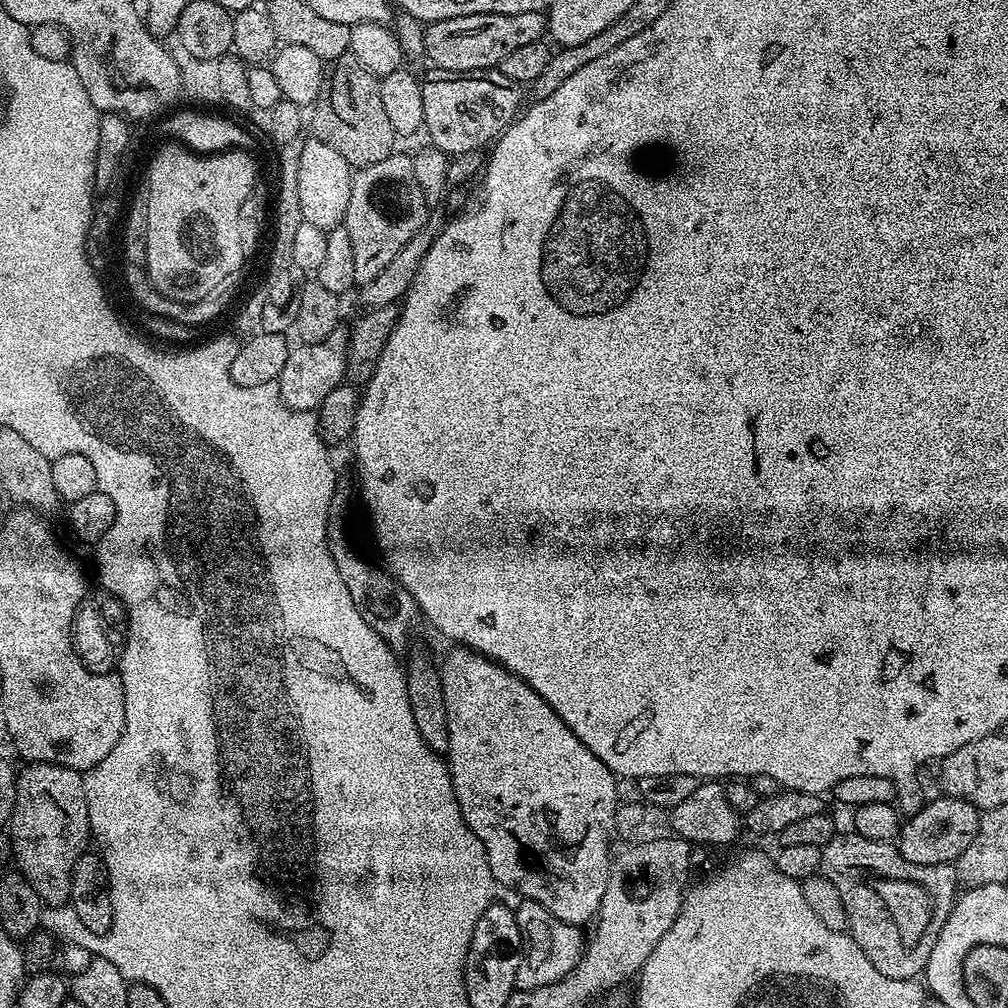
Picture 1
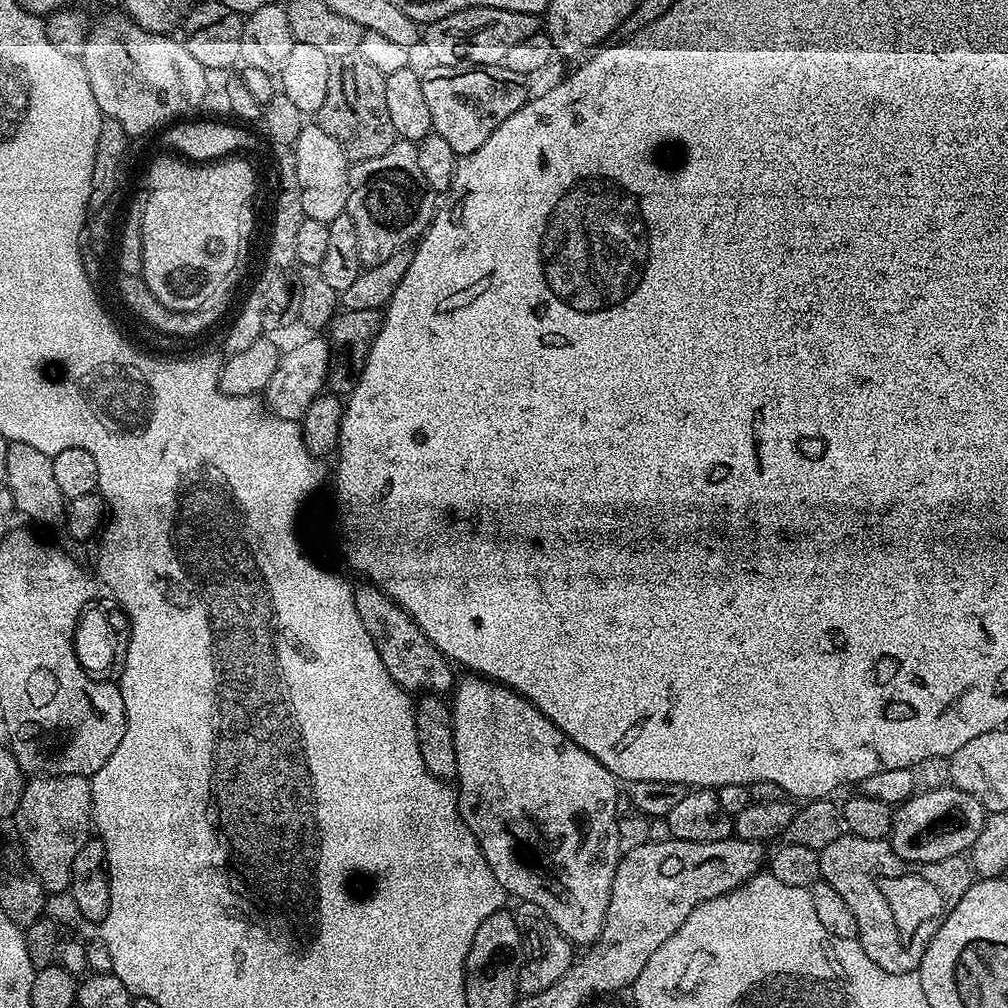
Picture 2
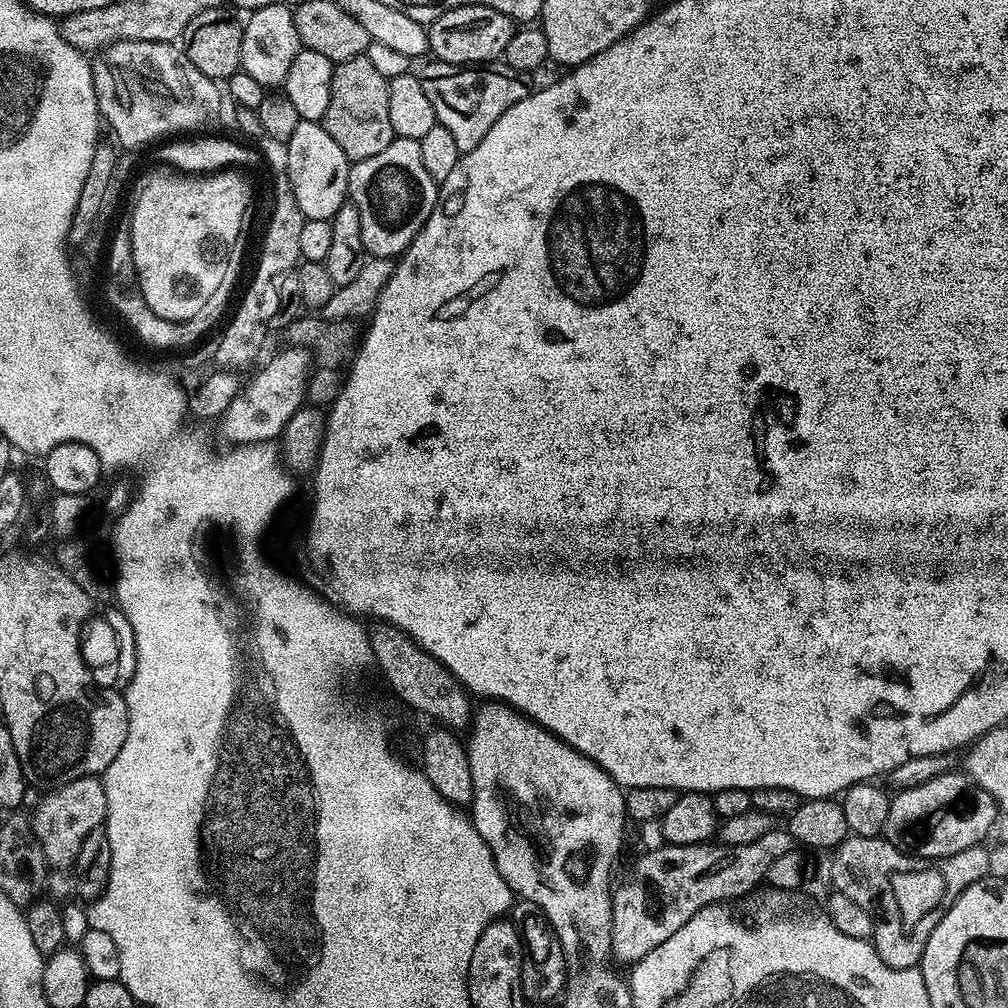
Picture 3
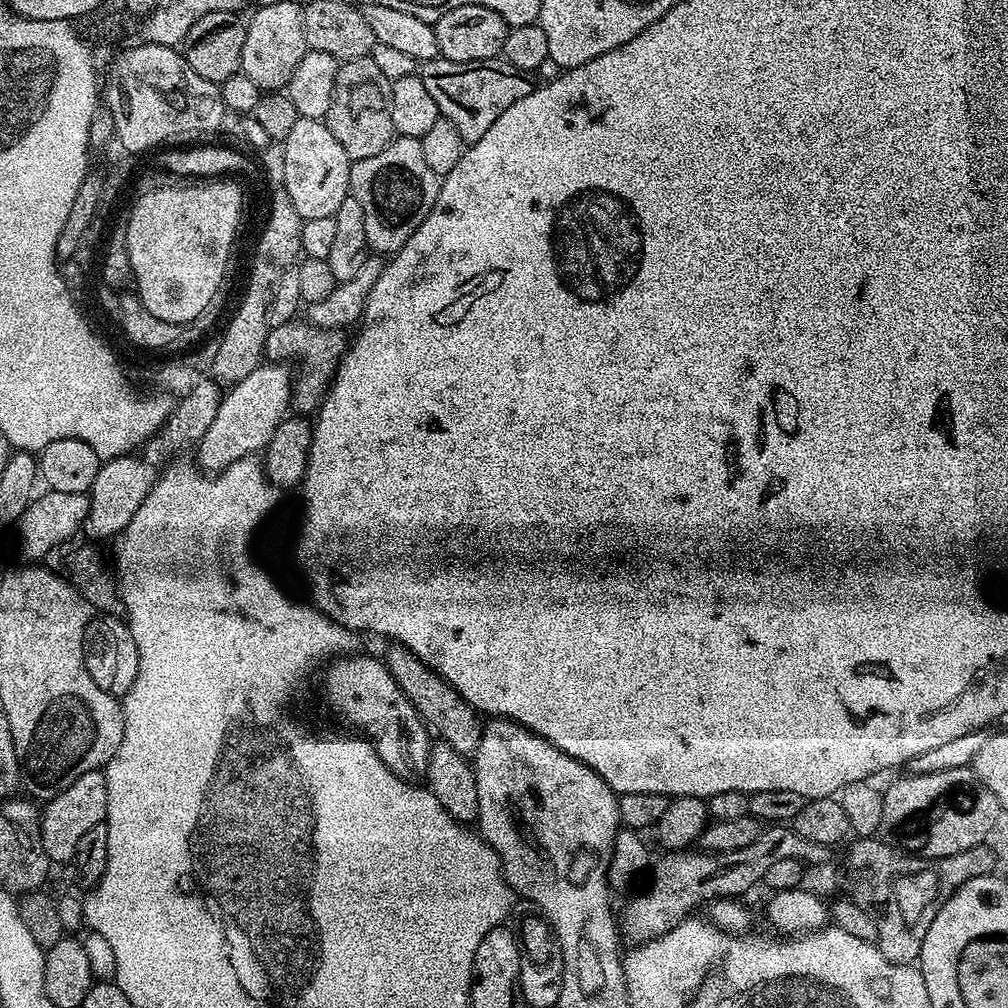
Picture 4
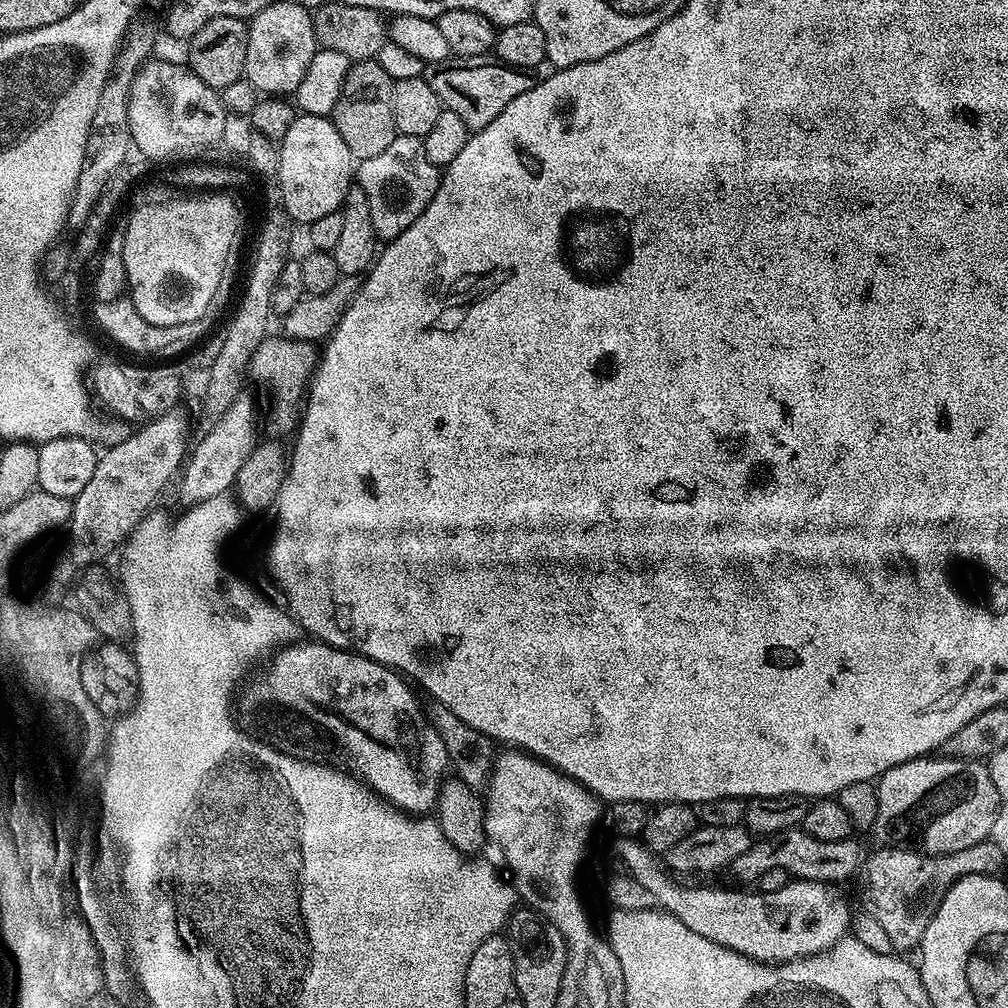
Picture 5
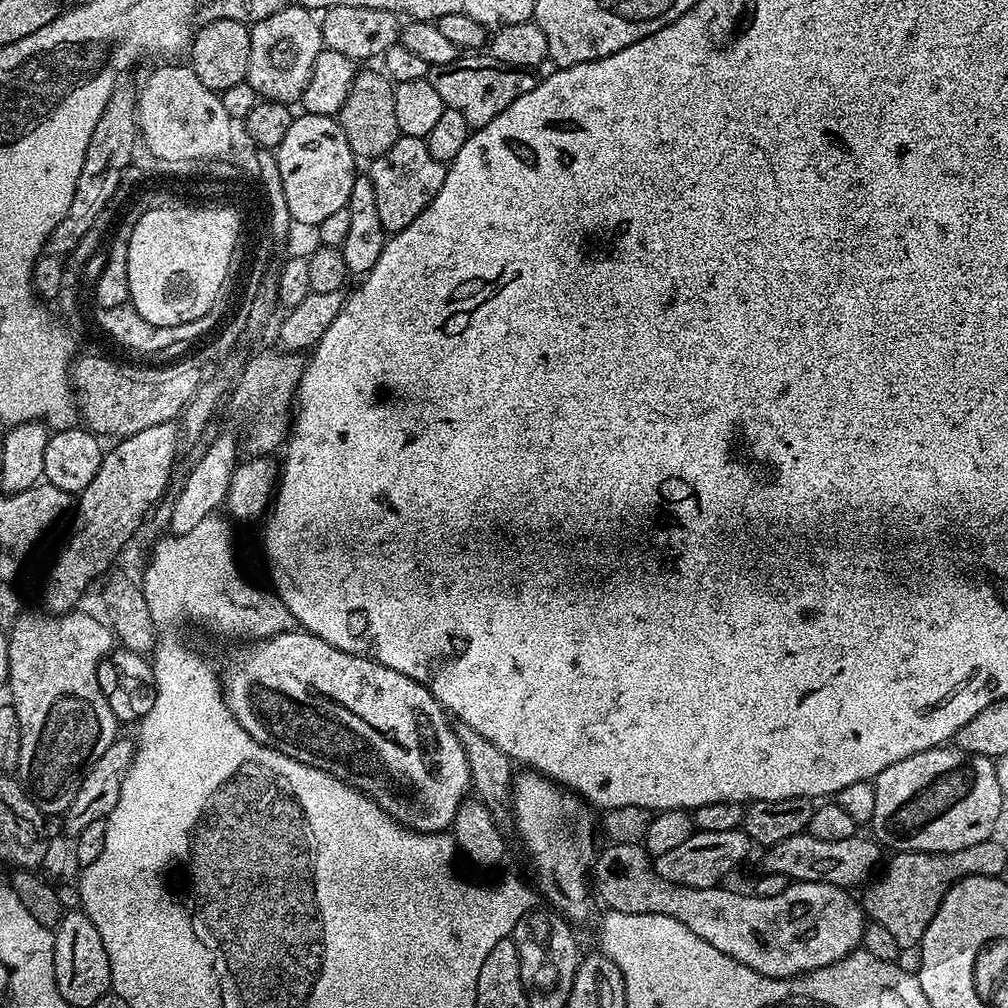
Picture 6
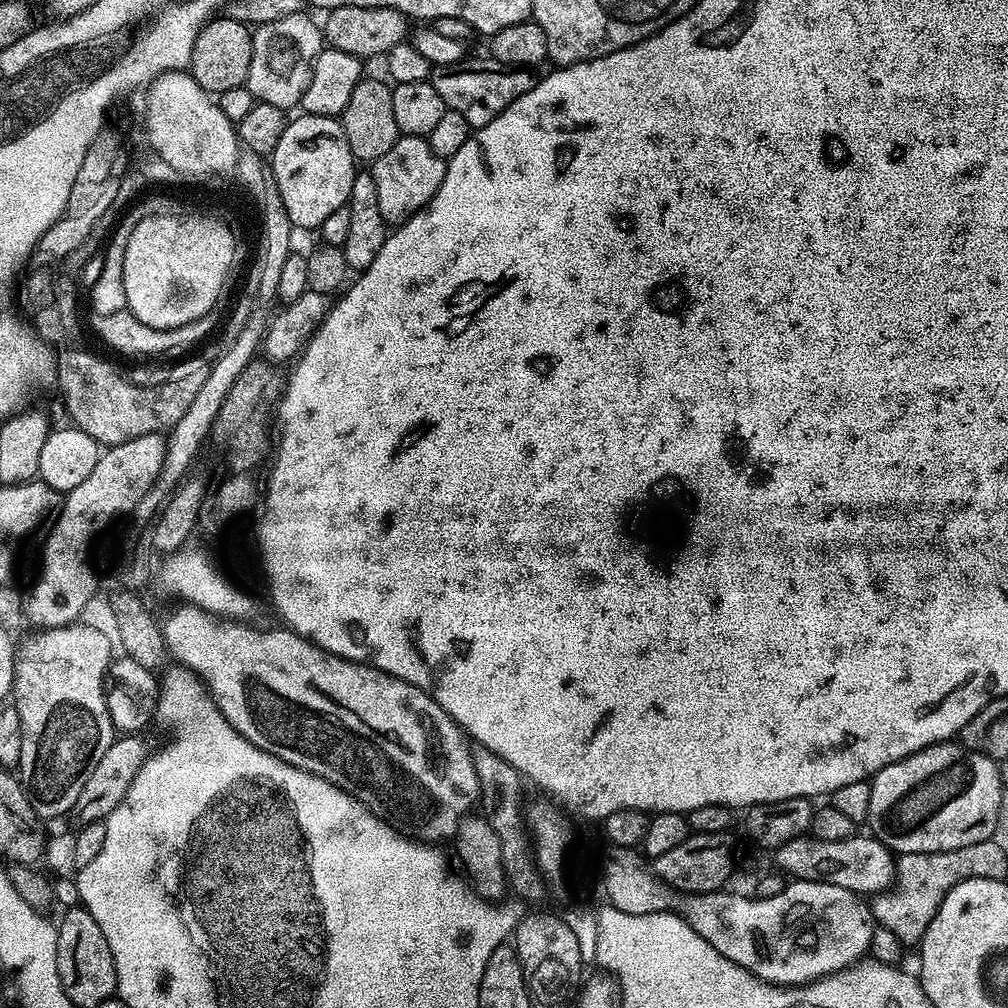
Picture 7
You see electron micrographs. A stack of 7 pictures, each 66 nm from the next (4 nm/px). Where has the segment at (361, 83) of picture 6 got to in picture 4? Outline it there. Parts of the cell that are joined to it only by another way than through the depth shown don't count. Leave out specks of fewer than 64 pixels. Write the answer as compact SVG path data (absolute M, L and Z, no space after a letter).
M371 55L346 60L340 64L334 78L334 98L330 98L330 110L326 123L330 134L346 150L349 161L371 158L386 150L394 138L390 118L390 90L392 81L382 74L382 70L372 61Z

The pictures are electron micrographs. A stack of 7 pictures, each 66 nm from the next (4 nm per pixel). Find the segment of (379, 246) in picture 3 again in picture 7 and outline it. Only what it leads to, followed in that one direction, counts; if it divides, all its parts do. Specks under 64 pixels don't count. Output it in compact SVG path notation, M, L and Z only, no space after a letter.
M401 135L394 146L382 154L382 158L370 164L372 177L378 186L378 206L382 209L384 221L389 226L399 226L415 212L427 208L438 186L442 186L447 169L445 157L436 154L425 137Z

